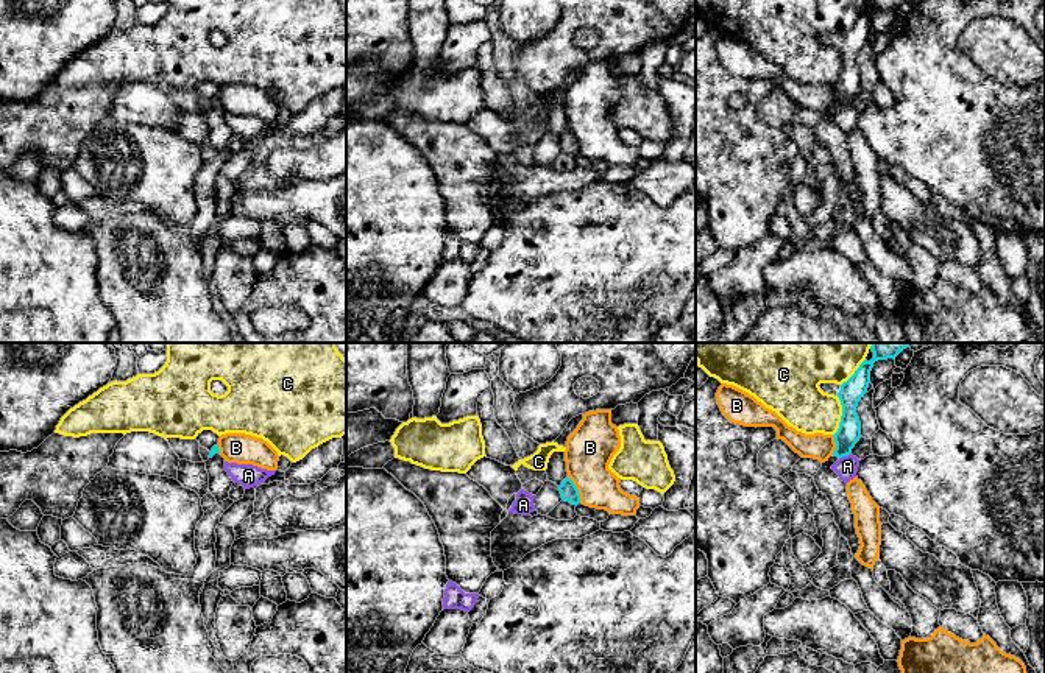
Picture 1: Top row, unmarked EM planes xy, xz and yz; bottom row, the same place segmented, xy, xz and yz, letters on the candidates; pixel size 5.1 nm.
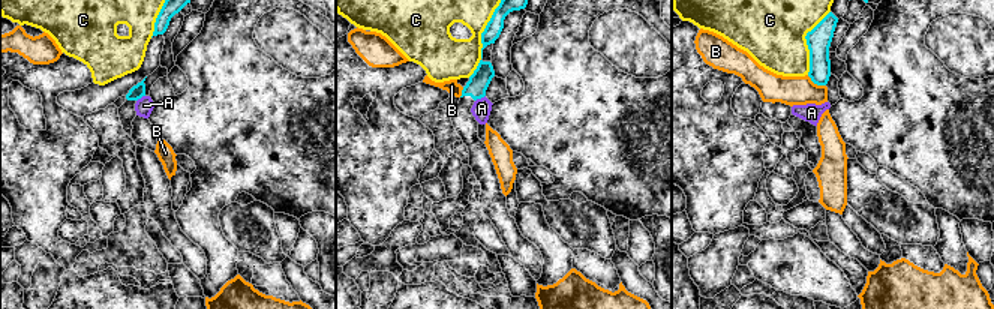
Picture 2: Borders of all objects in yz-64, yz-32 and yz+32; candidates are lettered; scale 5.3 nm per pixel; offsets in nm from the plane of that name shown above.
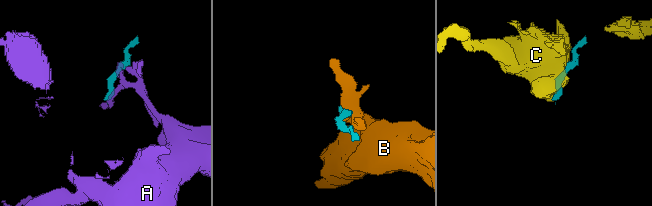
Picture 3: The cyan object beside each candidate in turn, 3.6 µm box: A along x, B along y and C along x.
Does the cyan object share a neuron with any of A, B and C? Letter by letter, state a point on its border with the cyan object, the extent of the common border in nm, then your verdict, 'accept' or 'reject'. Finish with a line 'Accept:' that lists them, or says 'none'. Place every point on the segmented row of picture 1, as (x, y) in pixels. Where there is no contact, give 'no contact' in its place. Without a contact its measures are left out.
A: yz (844, 455) | 70 nm | reject
B: xz (577, 489) | 150 nm | reject
C: yz (841, 416) | 200 nm | reject
Accept: none

